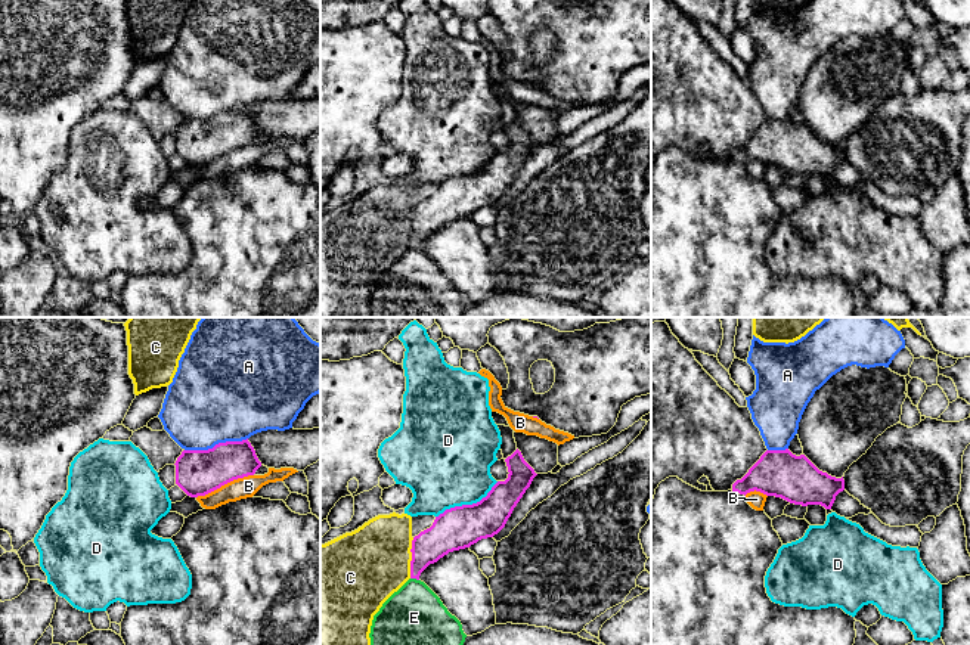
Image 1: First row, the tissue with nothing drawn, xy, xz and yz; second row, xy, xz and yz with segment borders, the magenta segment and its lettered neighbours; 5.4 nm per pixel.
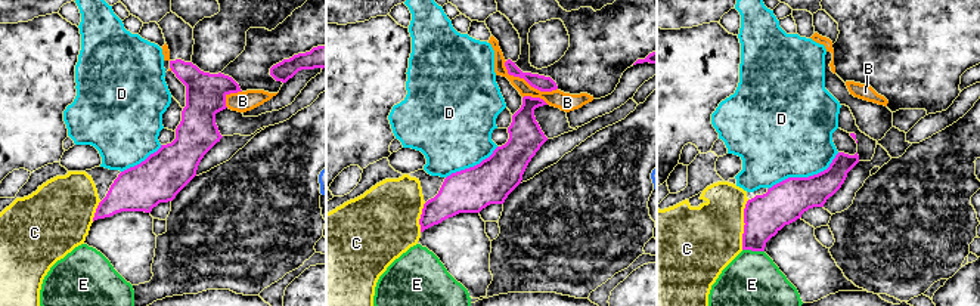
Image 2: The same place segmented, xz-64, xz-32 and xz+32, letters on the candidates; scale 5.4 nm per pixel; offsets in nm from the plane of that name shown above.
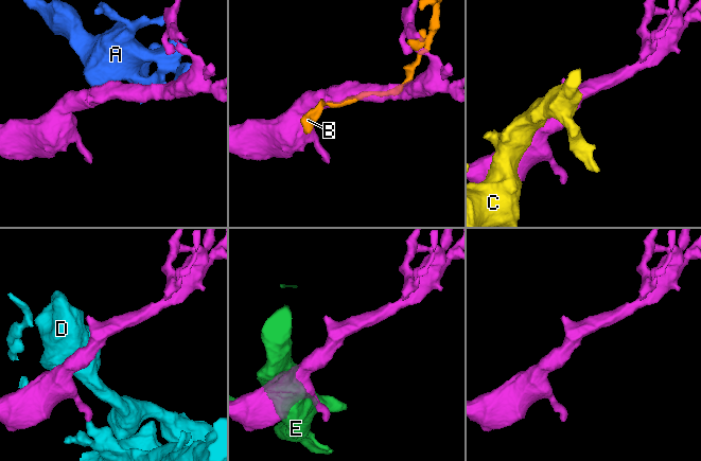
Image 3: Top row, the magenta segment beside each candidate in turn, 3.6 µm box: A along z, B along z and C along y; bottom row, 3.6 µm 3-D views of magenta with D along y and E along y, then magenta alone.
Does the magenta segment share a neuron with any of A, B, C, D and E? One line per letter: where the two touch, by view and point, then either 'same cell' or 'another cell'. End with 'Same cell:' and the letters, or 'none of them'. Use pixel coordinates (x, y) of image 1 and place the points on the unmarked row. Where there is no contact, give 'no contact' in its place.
A: contact xy (216, 114); another cell
B: contact xy (225, 152); same cell
C: contact xz (412, 228); another cell
D: contact xz (467, 174); another cell
E: contact xz (415, 247); another cell
Same cell: B

